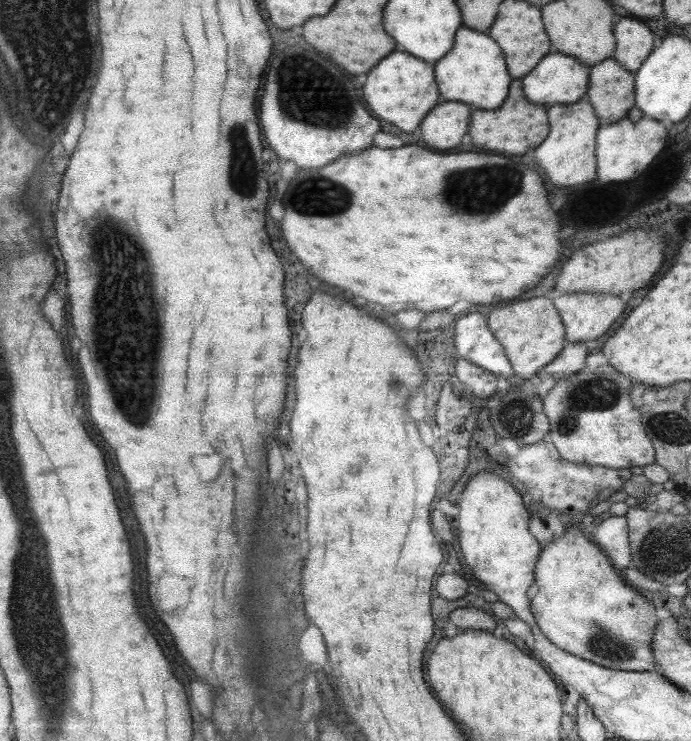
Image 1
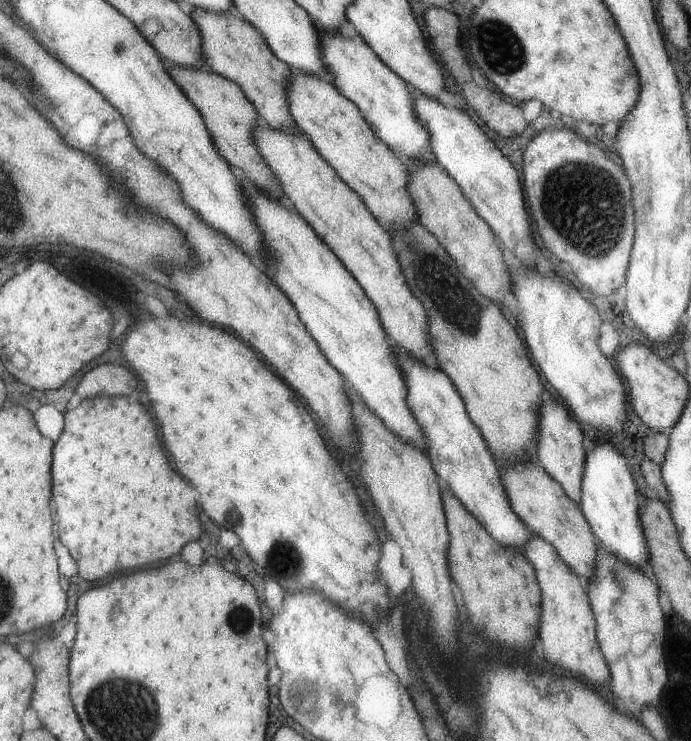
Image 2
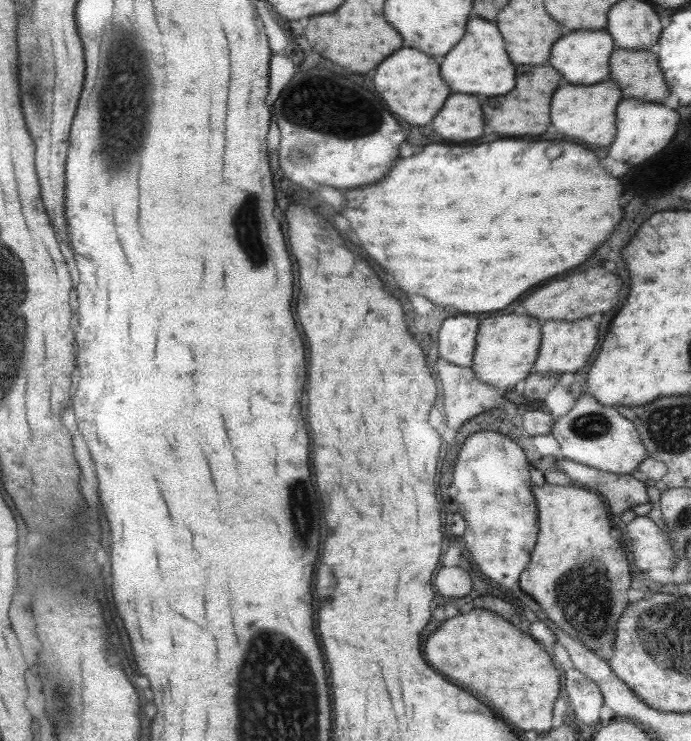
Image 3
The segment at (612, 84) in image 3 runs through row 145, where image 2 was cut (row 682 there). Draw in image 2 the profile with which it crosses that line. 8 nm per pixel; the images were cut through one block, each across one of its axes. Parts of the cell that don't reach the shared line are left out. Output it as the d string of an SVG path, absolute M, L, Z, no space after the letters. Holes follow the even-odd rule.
M529 532L529 534L531 538L523 544L522 551L525 558L533 564L537 586L541 593L539 640L541 640L543 658L551 662L551 666L571 674L573 678L585 680L587 684L593 684L593 686L609 684L609 670L597 644L594 614L588 603L583 582L561 560L561 556L555 552L551 544L547 544L535 532Z

